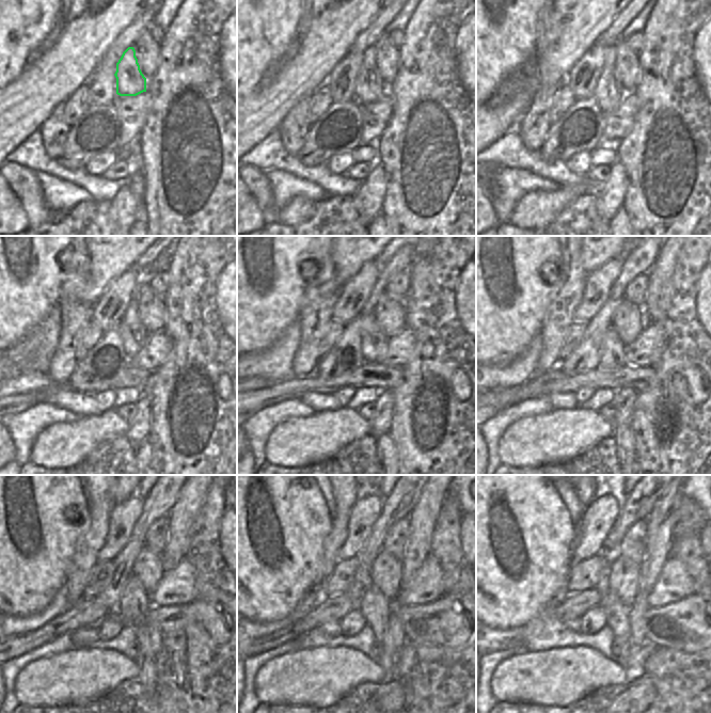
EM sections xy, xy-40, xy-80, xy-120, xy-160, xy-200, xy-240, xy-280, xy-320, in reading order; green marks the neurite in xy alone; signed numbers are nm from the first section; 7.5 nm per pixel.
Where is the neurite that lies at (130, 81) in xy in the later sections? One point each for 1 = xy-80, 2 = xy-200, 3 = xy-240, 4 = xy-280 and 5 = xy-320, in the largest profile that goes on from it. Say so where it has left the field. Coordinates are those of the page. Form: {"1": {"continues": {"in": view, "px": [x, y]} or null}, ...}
{"1": {"continues": {"in": "xy-80", "px": [609, 92]}}, "2": {"continues": {"in": "xy-200", "px": [612, 348]}}, "3": {"continues": {"in": "xy-240", "px": [135, 603]}}, "4": {"continues": {"in": "xy-280", "px": [375, 607]}}, "5": {"continues": {"in": "xy-320", "px": [616, 614]}}}

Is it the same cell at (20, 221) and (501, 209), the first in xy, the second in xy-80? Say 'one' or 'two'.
two

